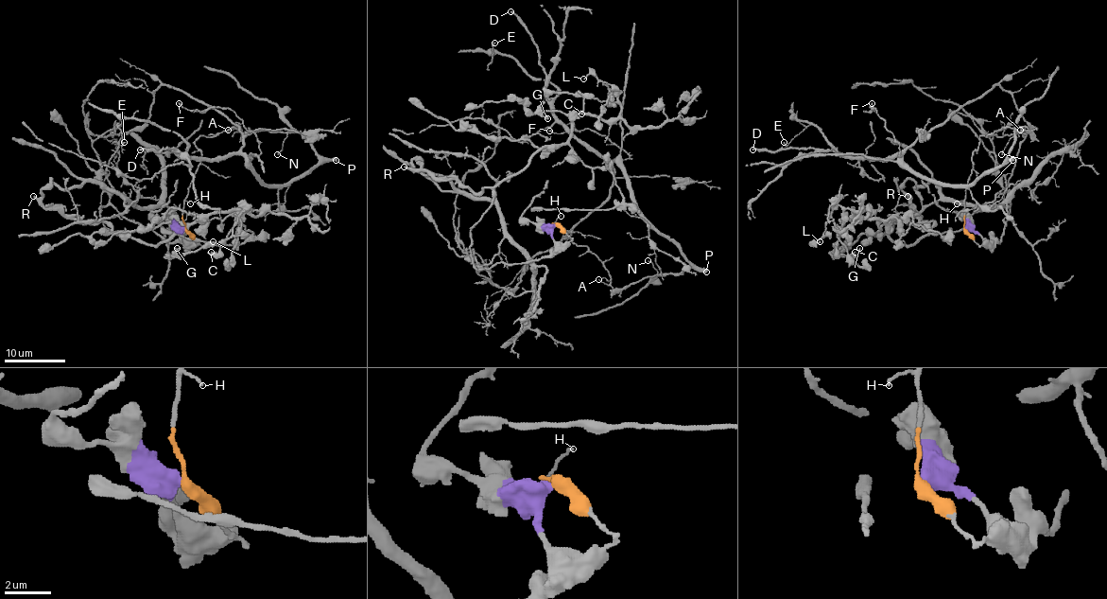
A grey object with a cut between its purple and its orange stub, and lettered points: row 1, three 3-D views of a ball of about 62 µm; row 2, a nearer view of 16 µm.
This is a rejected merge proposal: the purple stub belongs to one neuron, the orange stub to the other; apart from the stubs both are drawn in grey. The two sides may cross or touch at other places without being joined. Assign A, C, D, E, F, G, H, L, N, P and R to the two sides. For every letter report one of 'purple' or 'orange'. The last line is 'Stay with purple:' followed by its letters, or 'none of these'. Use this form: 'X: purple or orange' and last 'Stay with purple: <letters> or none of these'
A: orange
C: purple
D: orange
E: orange
F: orange
G: purple
H: orange
L: purple
N: orange
P: orange
R: purple
Stay with purple: C, G, L, R

